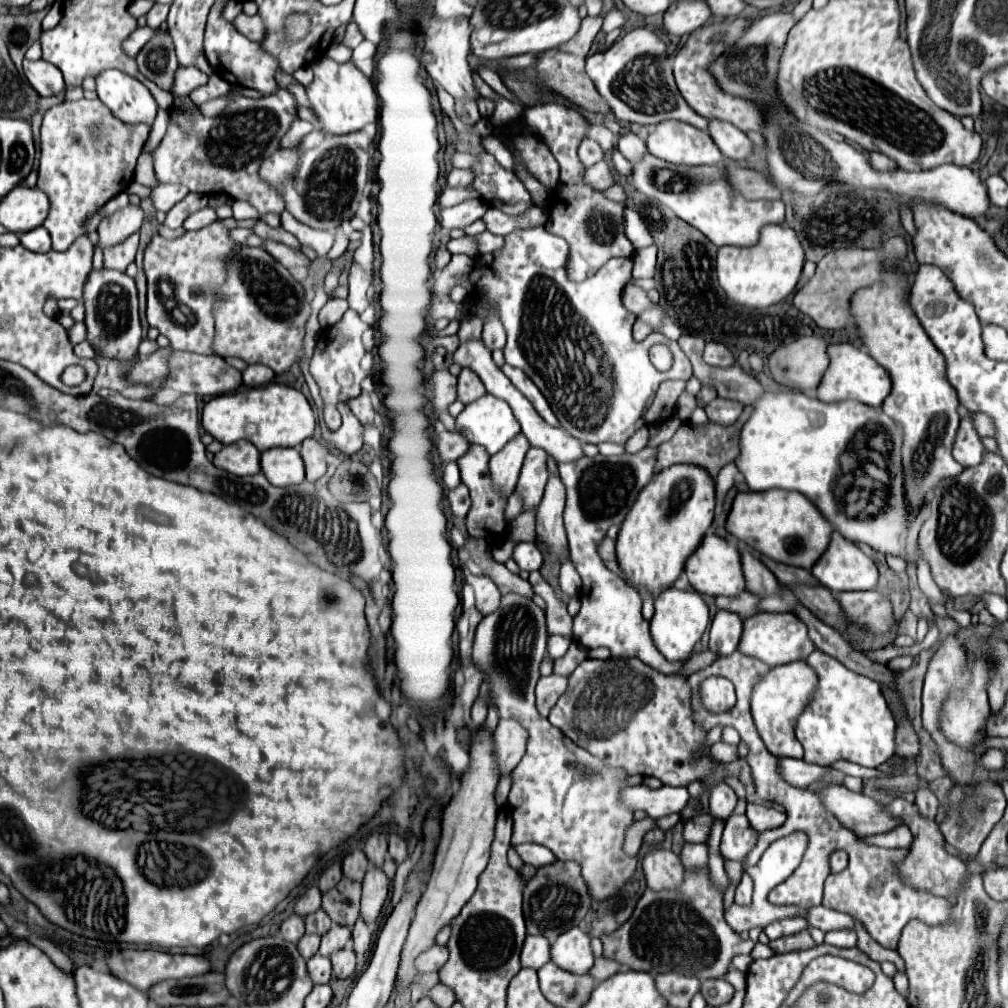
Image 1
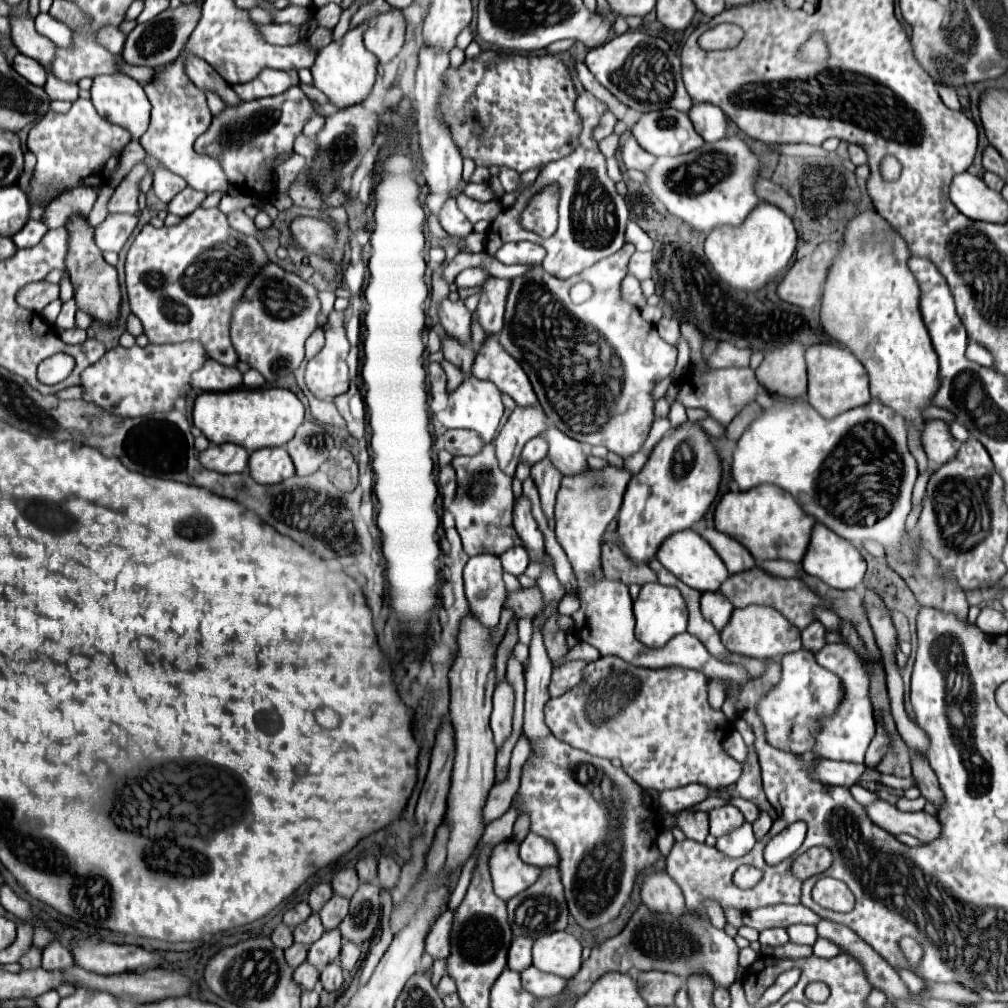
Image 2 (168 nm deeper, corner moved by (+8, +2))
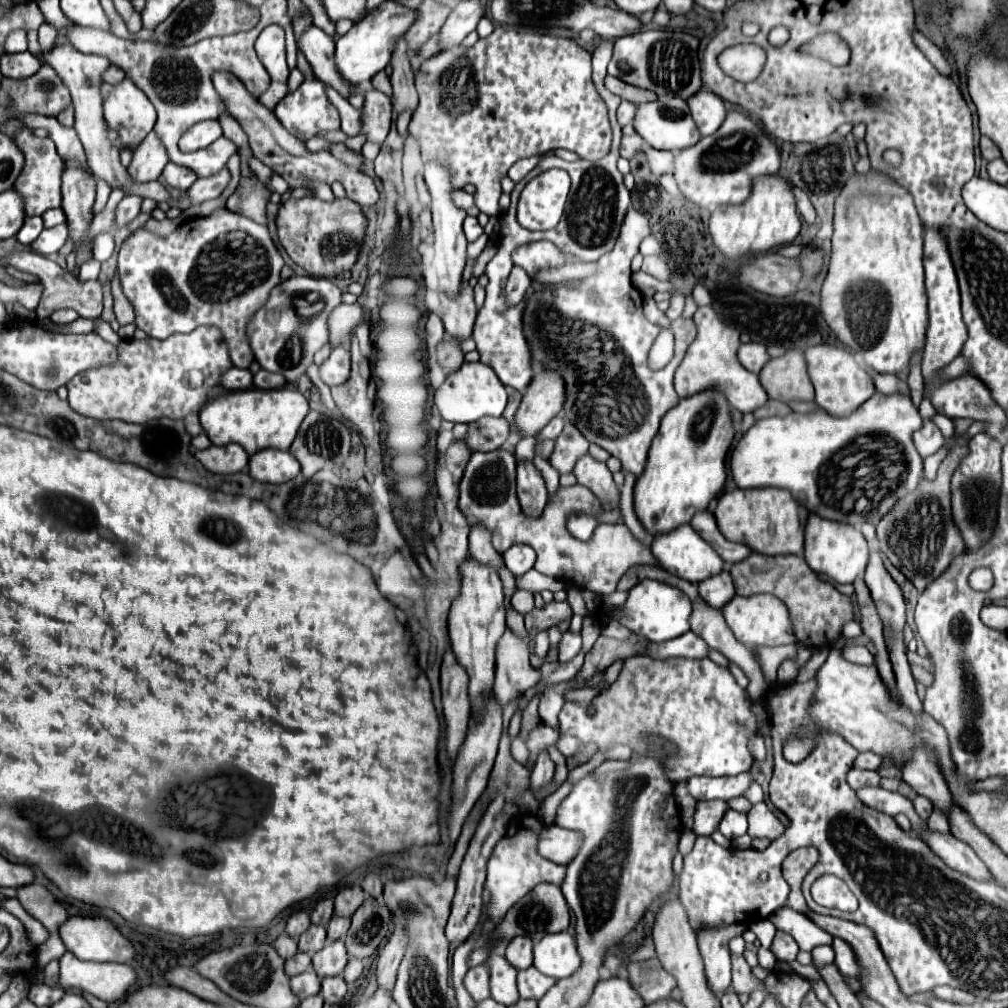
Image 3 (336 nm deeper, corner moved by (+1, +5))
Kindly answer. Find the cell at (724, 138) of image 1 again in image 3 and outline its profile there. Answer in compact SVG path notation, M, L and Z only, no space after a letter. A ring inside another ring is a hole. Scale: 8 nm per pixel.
M709 91L695 93L687 103L701 135L713 135L727 117L725 101L717 95L711 95Z

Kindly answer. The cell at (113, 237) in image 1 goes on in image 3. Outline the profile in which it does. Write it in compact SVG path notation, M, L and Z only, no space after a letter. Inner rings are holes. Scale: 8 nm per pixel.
M151 131L141 141L141 145L133 151L133 161L127 167L127 171L135 183L147 183L147 181L159 179L159 175L167 163L169 163L167 151L159 143L157 135Z

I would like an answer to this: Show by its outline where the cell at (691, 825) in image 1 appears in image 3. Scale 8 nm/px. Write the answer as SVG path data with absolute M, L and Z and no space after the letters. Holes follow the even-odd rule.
M699 801L695 807L695 815L693 815L693 831L695 835L711 835L723 813L727 811L727 803L725 801Z

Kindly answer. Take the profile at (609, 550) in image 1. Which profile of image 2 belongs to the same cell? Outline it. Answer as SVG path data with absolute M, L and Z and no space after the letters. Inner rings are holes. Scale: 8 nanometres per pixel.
M602 544L602 570L608 580L624 582L626 586L656 582L656 576L650 568L632 564L632 560L622 552L622 548L612 544Z

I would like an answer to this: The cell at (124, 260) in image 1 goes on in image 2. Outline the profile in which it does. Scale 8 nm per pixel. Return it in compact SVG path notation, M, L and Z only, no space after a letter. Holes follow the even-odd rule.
M108 214L106 220L96 228L98 248L120 252L120 248L136 228L136 222L138 218L134 214Z

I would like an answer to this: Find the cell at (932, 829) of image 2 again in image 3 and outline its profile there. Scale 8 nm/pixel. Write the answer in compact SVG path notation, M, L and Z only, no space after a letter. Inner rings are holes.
M925 827L921 831L921 837L949 867L963 871L975 879L991 879L991 873L987 871L985 863L967 843L957 839L953 833L941 833L931 827Z

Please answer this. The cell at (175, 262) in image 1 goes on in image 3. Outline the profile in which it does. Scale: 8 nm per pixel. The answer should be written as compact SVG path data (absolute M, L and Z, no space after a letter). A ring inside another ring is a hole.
M227 207L215 209L207 217L185 219L171 235L161 237L147 229L131 233L119 249L119 279L125 297L135 307L135 325L153 339L167 339L175 333L191 333L199 325L221 329L231 363L247 369L253 361L253 351L245 337L245 327L251 315L263 307L267 293L281 281L279 273L283 257L277 251L267 227L251 221L249 217L231 213Z

